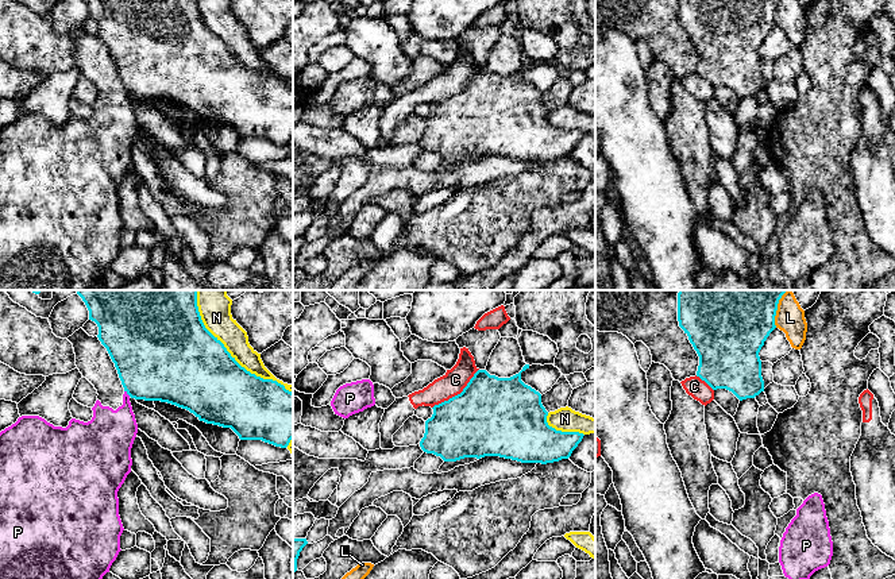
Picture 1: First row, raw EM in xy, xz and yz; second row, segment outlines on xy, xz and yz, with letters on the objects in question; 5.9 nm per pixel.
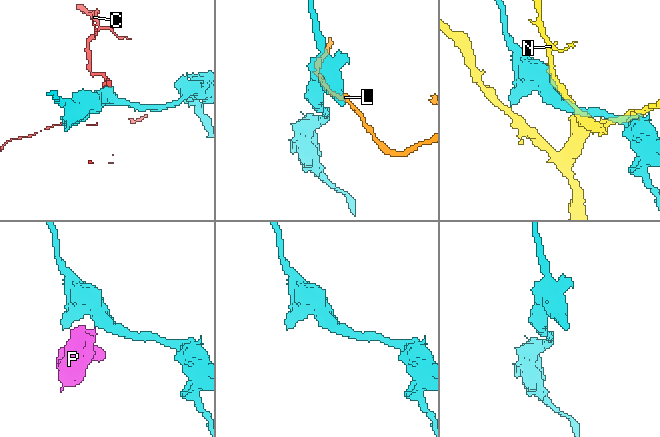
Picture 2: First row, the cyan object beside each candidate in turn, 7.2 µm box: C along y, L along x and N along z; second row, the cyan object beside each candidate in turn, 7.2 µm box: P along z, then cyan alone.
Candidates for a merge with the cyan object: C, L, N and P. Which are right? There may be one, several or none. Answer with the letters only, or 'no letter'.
no letter

